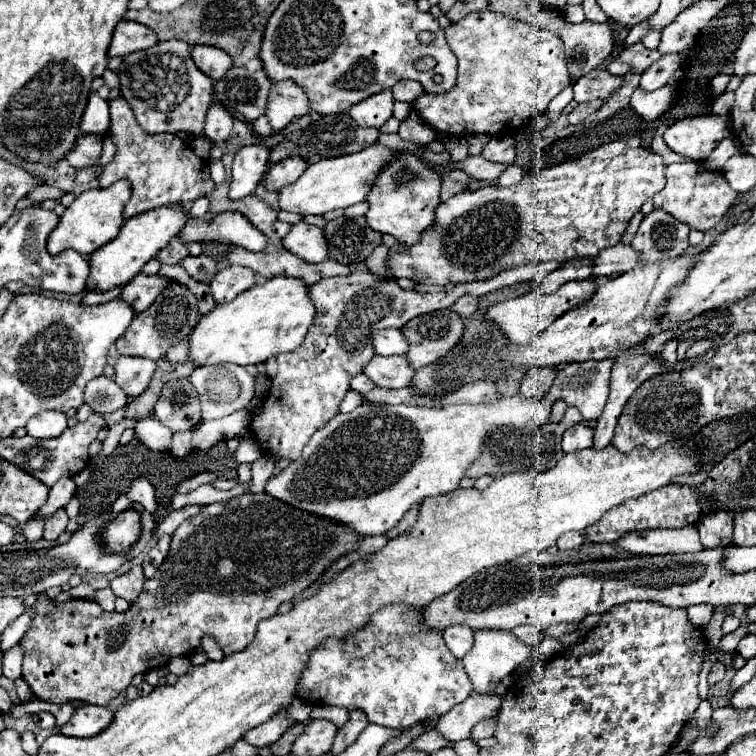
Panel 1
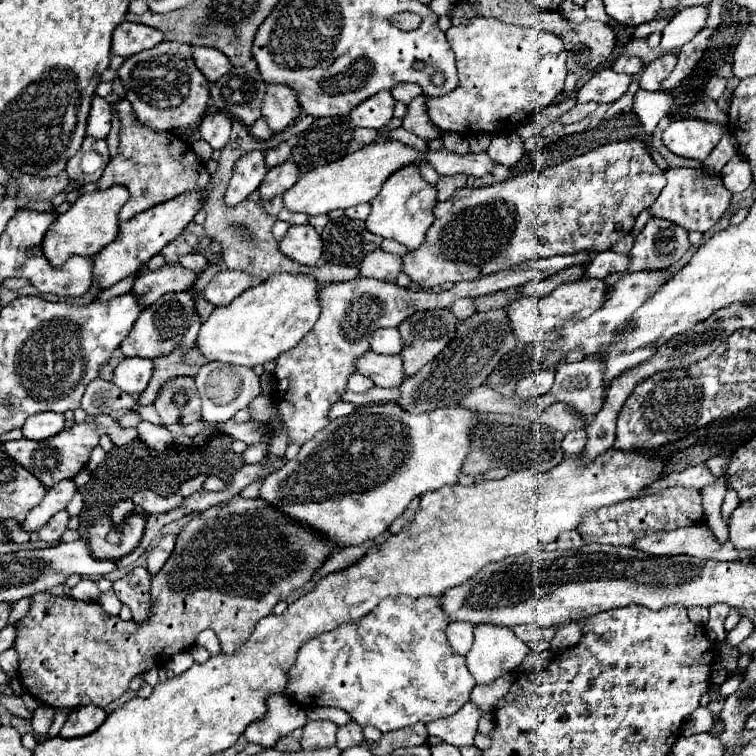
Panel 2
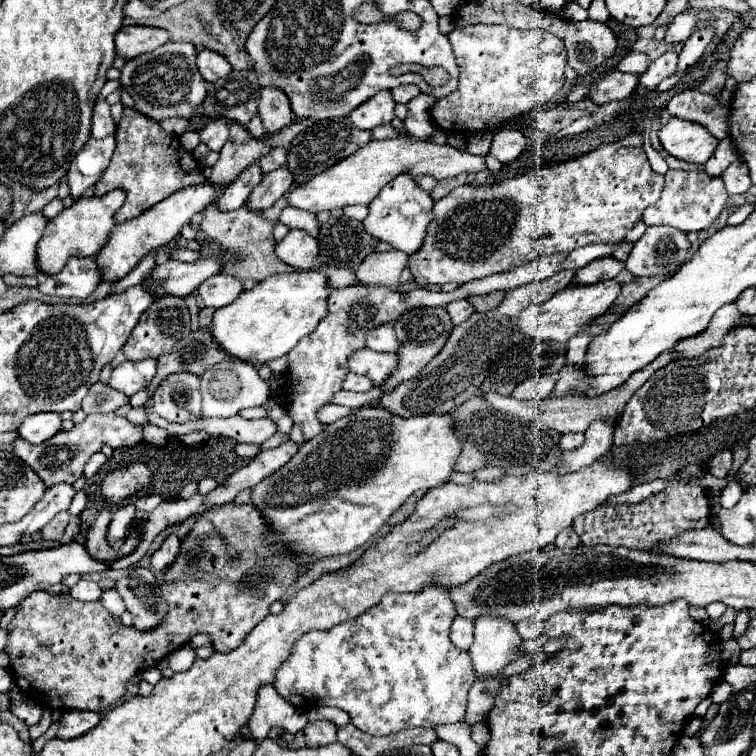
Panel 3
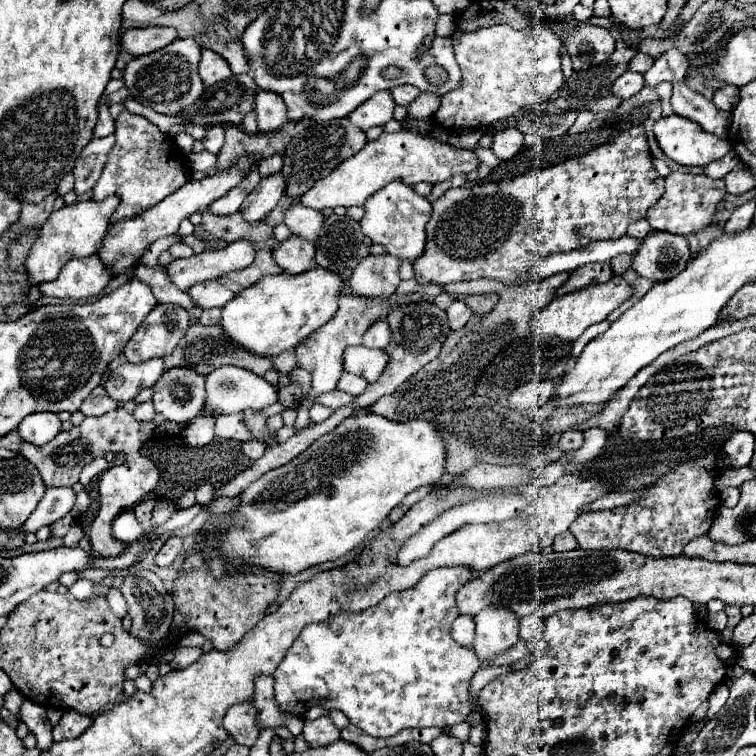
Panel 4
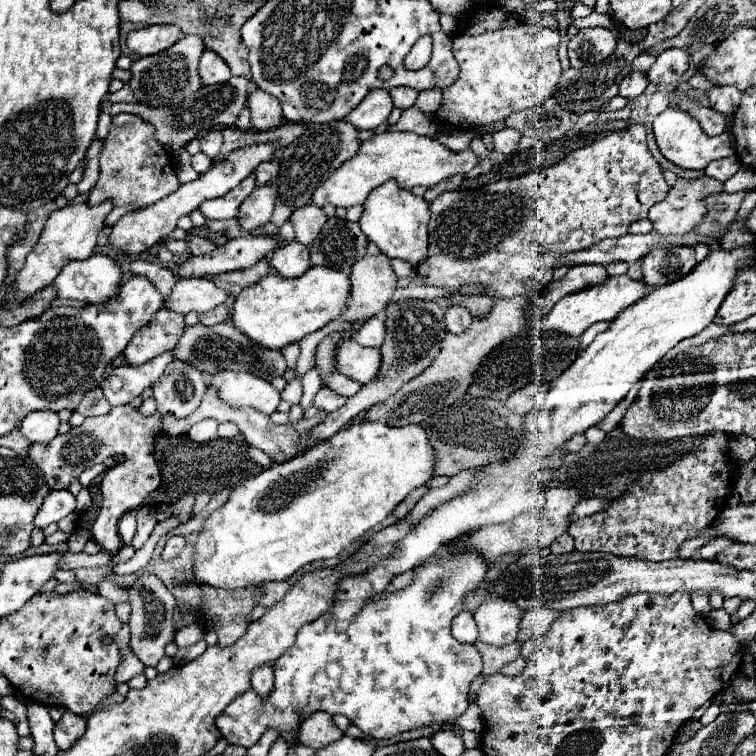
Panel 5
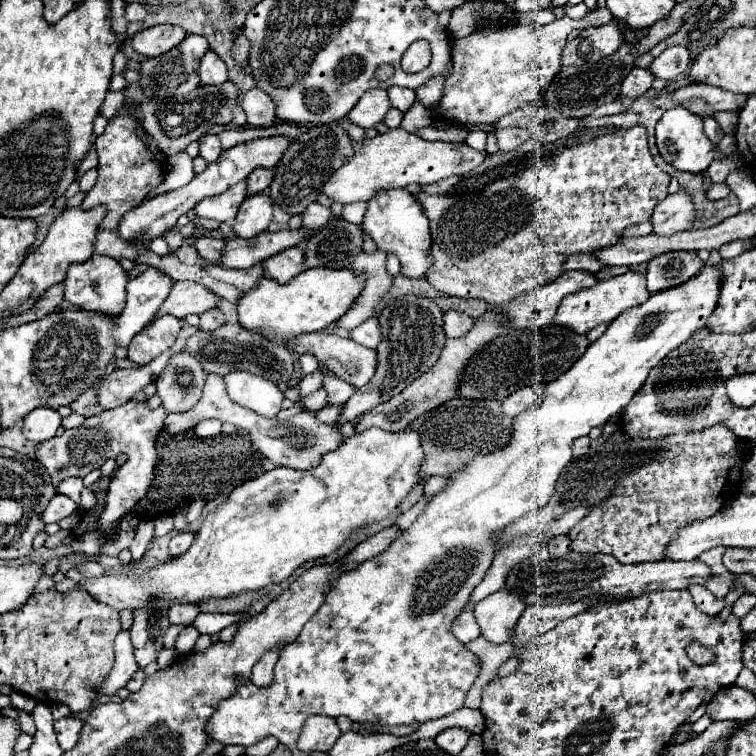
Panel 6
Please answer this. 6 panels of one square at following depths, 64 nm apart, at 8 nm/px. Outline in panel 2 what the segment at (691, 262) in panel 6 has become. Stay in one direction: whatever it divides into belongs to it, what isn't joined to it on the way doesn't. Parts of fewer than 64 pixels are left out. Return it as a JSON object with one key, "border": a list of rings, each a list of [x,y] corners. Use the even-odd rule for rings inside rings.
{"border":[[[650,218],[644,230],[636,236],[630,252],[630,266],[626,272],[640,272],[648,268],[670,268],[688,250],[688,230],[668,220]]]}

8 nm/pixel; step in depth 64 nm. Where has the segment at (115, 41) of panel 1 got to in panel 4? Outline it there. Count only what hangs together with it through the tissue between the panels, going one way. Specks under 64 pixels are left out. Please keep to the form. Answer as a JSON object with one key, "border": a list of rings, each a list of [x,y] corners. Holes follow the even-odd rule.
{"border":[[[162,26],[132,28],[132,30],[124,32],[122,48],[130,56],[140,56],[140,54],[150,54],[150,52],[162,50],[176,38],[178,38],[178,34],[174,28],[162,28]]]}

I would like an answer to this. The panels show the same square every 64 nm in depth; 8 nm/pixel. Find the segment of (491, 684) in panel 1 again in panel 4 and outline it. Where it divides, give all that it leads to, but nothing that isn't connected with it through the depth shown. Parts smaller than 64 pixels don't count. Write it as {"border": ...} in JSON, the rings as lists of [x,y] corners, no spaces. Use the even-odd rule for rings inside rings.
{"border":[[[484,608],[474,616],[474,650],[484,666],[518,642],[518,616],[510,608]]]}

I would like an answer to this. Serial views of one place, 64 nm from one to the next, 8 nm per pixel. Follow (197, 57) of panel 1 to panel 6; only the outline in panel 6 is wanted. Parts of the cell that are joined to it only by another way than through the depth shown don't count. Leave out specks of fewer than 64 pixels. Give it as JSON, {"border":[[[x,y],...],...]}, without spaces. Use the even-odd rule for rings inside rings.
{"border":[[[208,50],[206,56],[202,58],[198,72],[200,72],[200,84],[204,86],[218,86],[228,78],[226,64],[212,50]]]}

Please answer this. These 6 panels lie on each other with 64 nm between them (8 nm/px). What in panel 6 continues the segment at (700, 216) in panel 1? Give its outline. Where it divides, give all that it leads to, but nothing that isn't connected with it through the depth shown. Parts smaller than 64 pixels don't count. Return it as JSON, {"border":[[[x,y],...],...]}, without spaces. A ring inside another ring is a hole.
{"border":[[[680,188],[676,194],[666,196],[654,210],[652,232],[656,236],[672,236],[676,232],[688,230],[694,222],[694,204],[692,198]]]}

